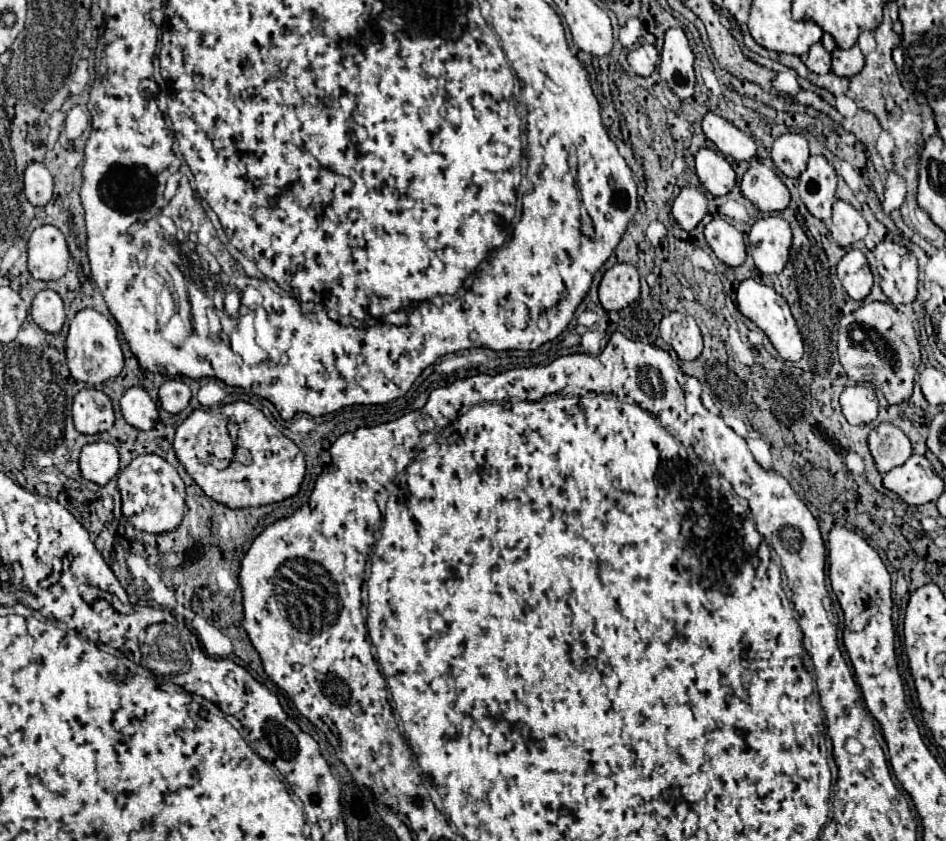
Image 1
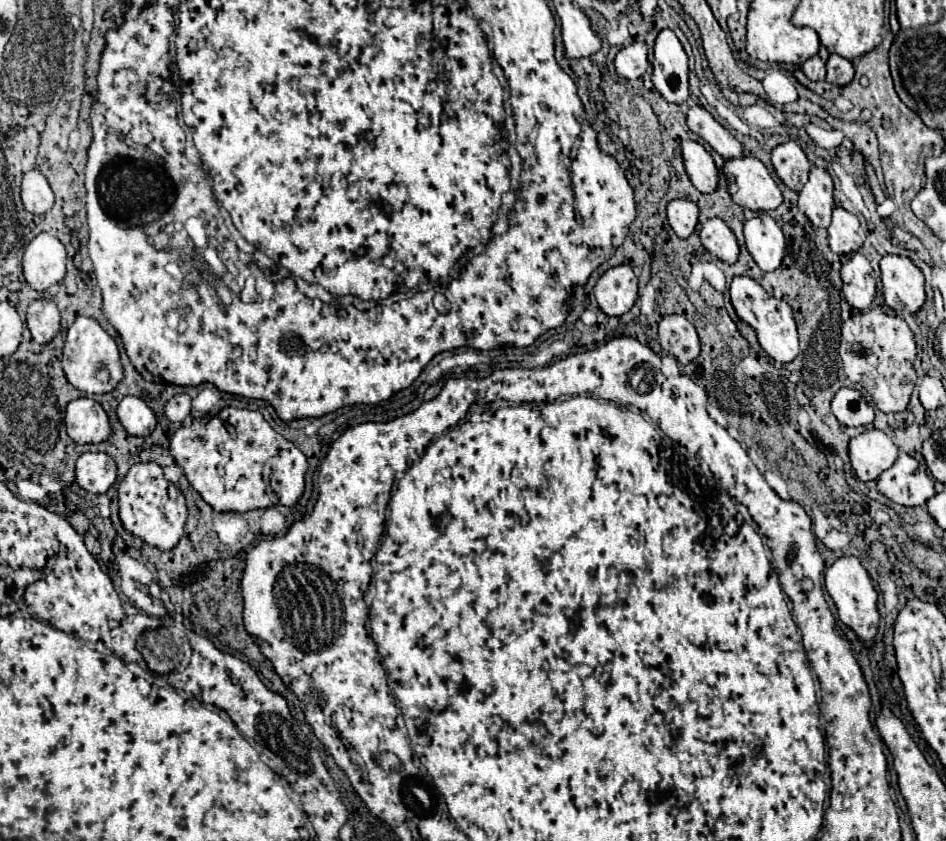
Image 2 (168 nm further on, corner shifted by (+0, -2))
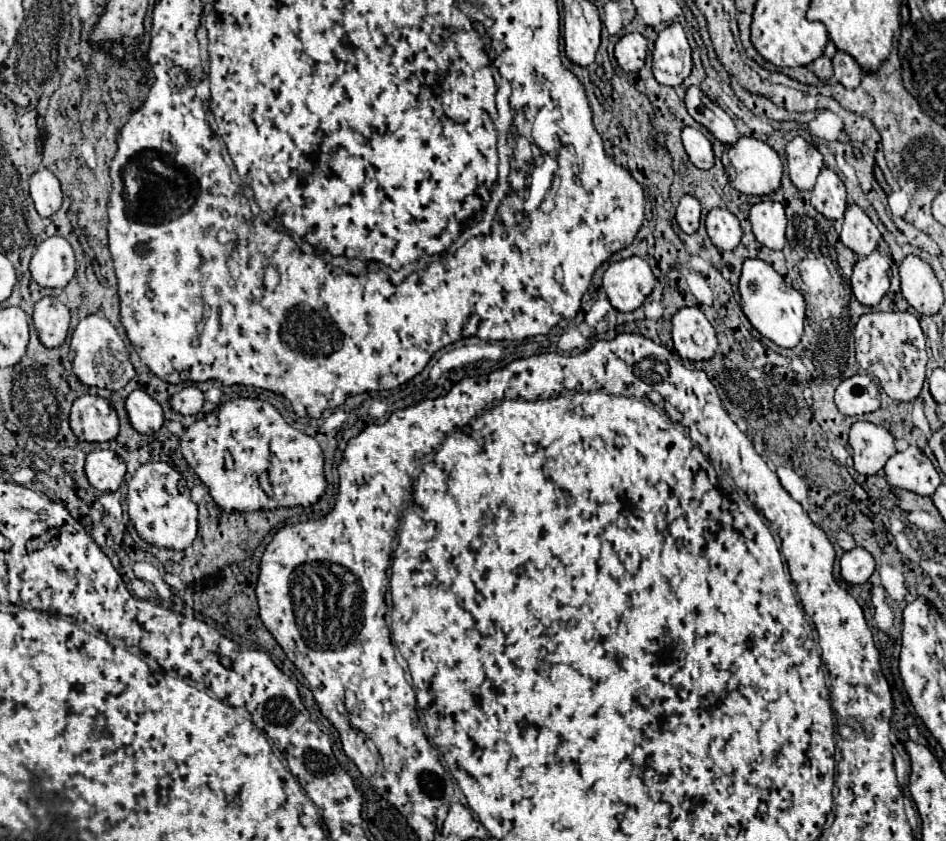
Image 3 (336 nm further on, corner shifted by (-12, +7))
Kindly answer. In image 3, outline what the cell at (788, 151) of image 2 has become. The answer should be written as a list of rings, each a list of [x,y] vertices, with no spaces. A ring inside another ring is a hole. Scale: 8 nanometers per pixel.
[[[794,137],[786,145],[786,161],[788,161],[788,175],[800,191],[812,189],[820,169],[824,167],[820,151],[804,137]]]

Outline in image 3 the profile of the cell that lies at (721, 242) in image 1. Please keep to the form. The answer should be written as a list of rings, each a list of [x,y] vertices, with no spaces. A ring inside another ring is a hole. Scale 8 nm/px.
[[[712,209],[706,217],[706,229],[718,249],[732,251],[740,245],[742,229],[738,219],[728,209]]]

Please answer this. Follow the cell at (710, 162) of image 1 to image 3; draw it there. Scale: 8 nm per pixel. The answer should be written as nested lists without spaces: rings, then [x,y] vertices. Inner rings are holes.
[[[684,127],[682,129],[682,143],[684,143],[684,149],[686,149],[690,161],[698,169],[712,169],[714,167],[714,151],[712,151],[710,141],[702,135],[702,131],[692,129],[692,127]]]

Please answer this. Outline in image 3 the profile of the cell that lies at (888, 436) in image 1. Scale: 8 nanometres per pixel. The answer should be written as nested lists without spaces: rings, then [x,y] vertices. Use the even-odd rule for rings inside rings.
[[[856,421],[850,427],[848,443],[854,451],[854,469],[860,475],[876,475],[898,451],[894,435],[886,427],[868,421]]]

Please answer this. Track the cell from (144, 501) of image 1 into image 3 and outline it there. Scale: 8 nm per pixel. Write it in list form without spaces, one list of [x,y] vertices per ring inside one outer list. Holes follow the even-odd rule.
[[[144,463],[128,481],[128,515],[142,539],[168,549],[186,549],[196,539],[198,505],[190,499],[184,477],[168,463]]]

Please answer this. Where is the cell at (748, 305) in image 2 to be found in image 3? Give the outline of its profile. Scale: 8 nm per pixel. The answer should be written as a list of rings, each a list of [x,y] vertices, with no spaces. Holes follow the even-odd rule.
[[[746,259],[740,275],[740,295],[742,311],[764,337],[774,341],[778,347],[792,349],[800,343],[804,335],[804,297],[762,259]]]

